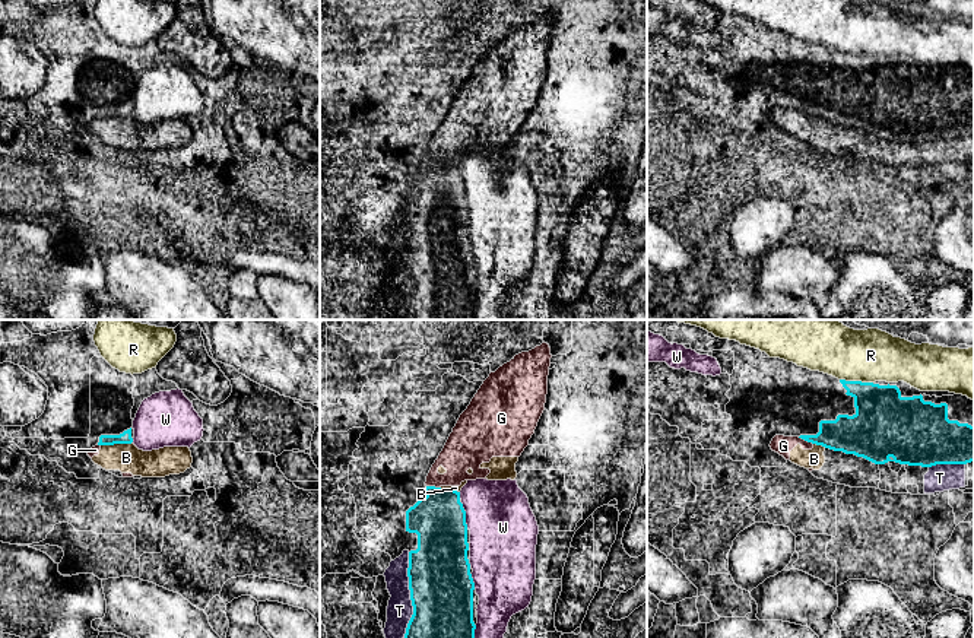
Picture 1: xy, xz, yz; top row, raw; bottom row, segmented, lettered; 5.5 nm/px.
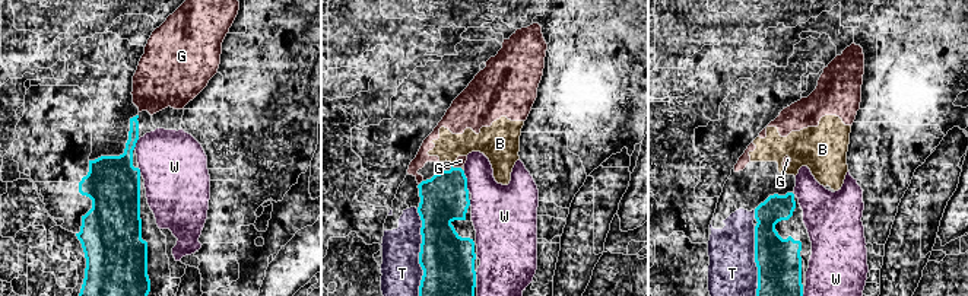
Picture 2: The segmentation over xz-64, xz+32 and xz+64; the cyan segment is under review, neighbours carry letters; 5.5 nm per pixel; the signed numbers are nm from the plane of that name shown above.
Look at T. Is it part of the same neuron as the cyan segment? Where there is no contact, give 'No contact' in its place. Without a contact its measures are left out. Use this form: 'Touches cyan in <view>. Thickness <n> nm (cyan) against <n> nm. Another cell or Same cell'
Touches cyan in xz. Thickness 380 nm (cyan) against 140 nm. Another cell

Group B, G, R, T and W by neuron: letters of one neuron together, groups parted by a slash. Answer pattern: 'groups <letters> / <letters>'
groups B G T / R / W

